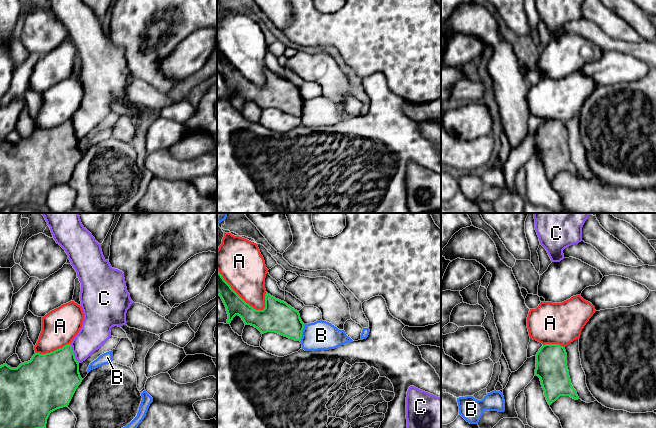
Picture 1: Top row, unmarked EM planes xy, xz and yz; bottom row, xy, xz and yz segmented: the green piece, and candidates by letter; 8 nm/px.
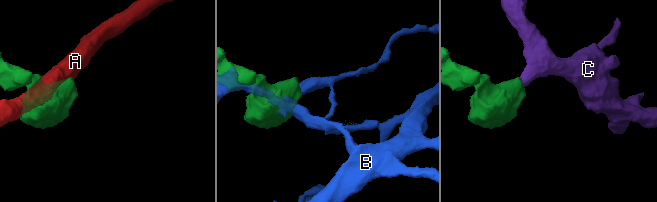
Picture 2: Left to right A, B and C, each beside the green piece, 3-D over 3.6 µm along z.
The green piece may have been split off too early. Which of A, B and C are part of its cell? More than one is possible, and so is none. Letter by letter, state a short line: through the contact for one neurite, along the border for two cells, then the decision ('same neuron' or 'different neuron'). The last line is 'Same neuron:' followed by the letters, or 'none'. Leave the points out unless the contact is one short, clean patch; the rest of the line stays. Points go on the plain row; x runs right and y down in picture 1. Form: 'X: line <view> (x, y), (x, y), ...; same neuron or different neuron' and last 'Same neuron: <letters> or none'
A: different neuron
B: different neuron
C: line xy (70, 119), (71, 126), (78, 139); different neuron
Same neuron: none

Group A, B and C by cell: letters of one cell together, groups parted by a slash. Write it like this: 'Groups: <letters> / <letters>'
Groups: A / B / C

